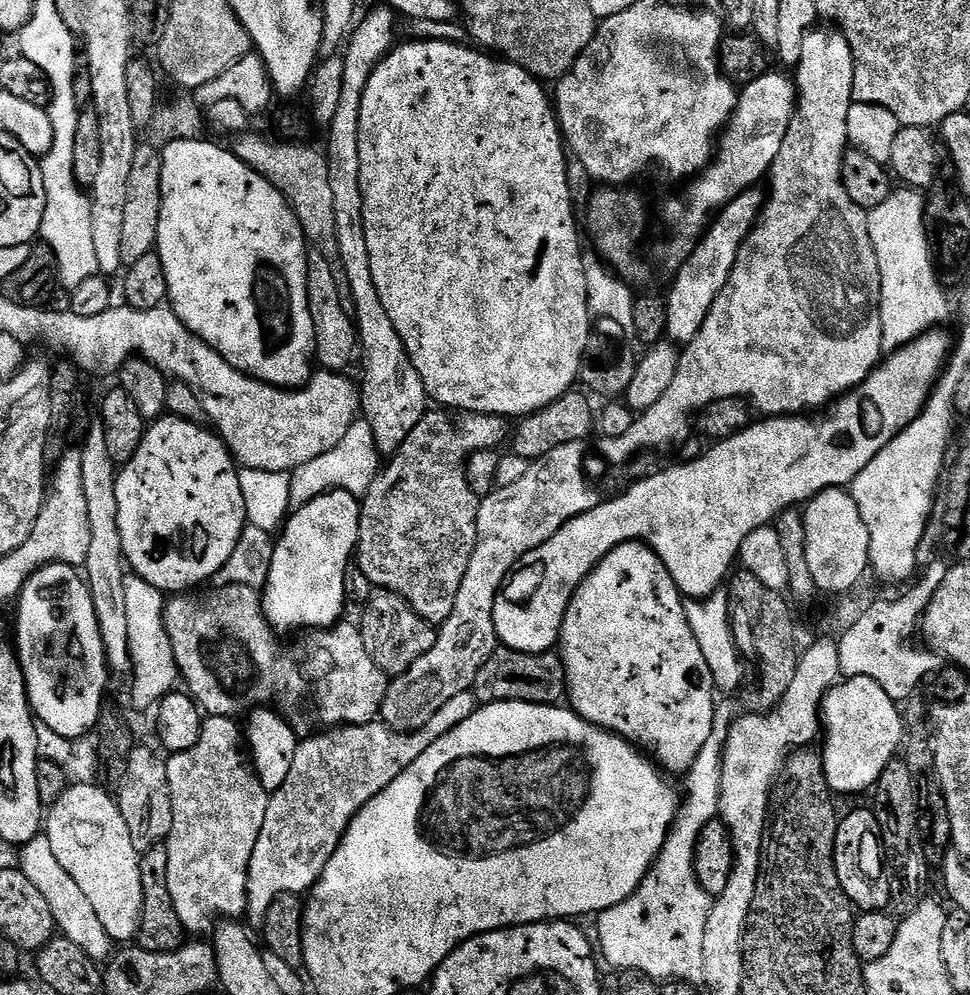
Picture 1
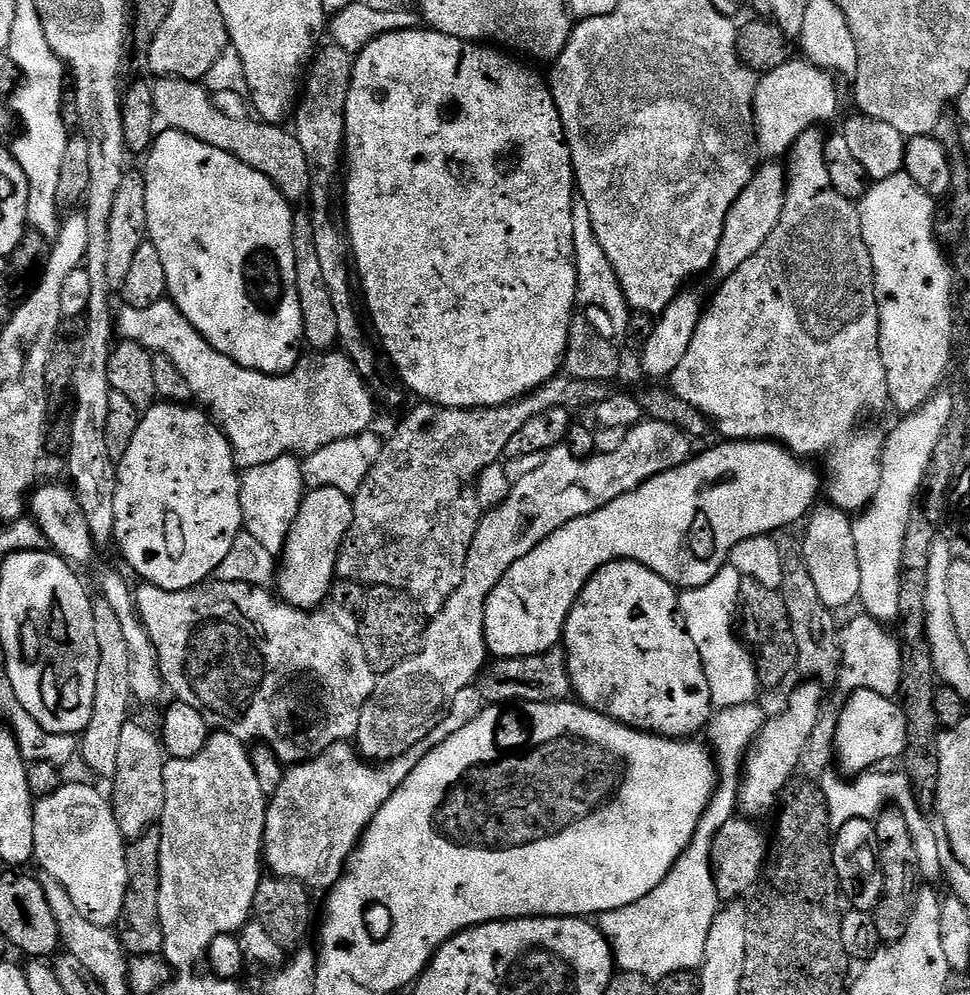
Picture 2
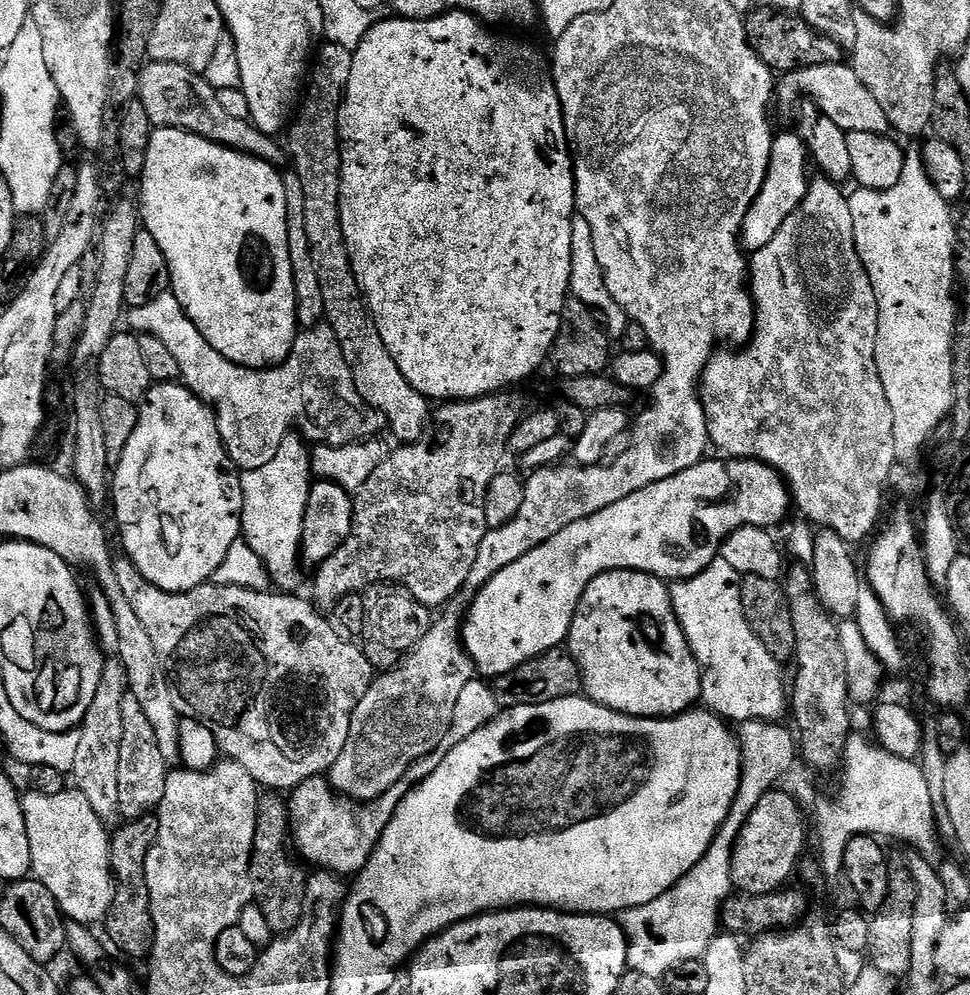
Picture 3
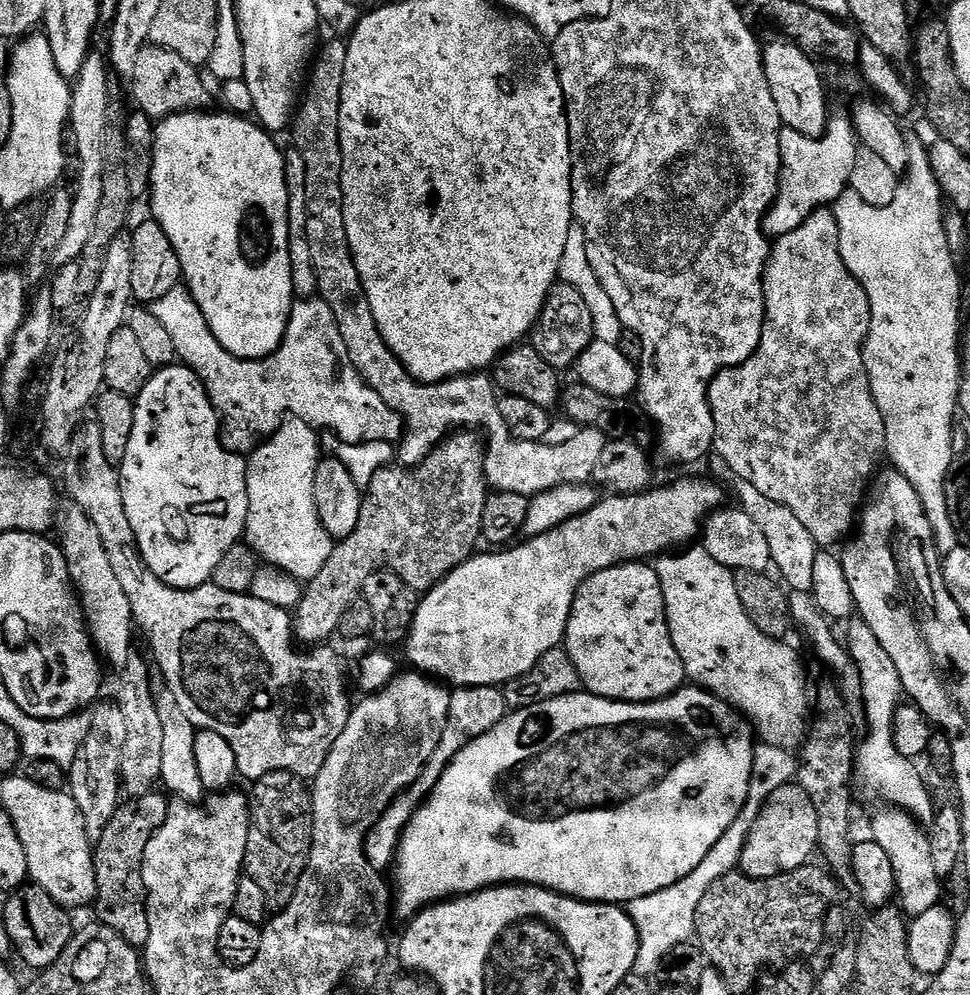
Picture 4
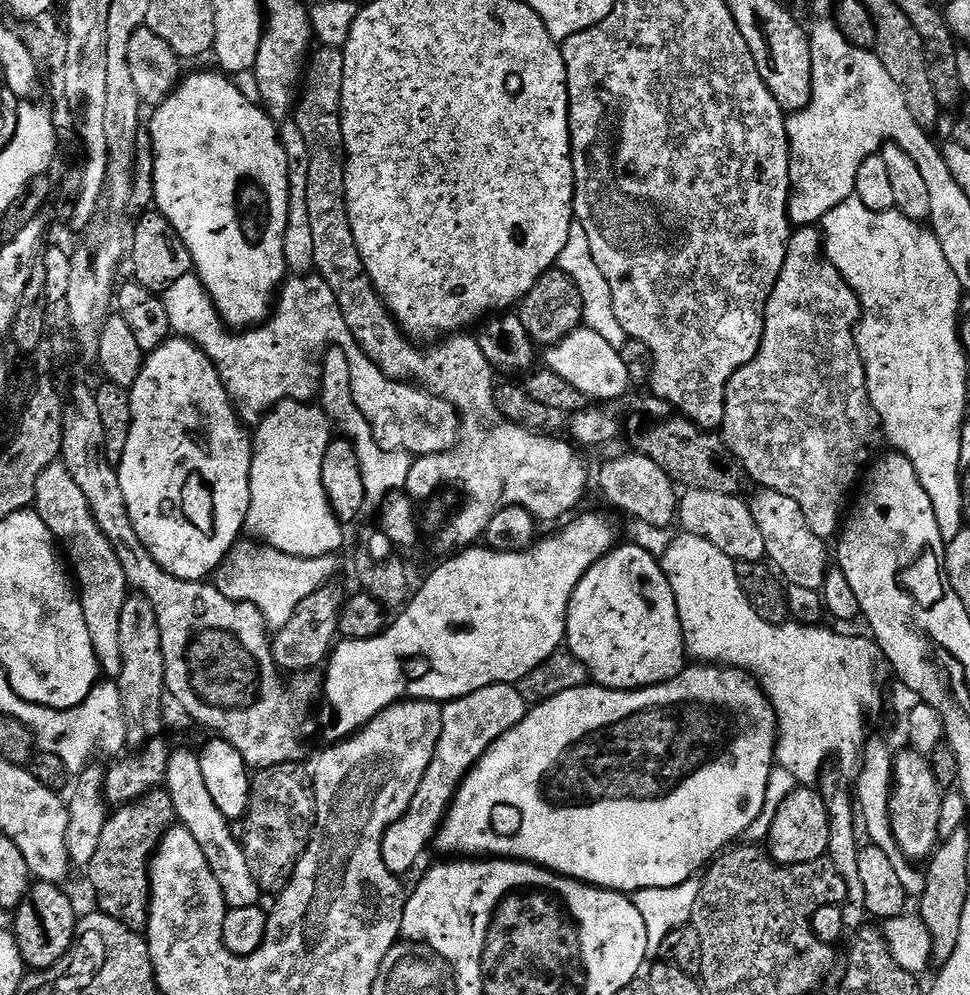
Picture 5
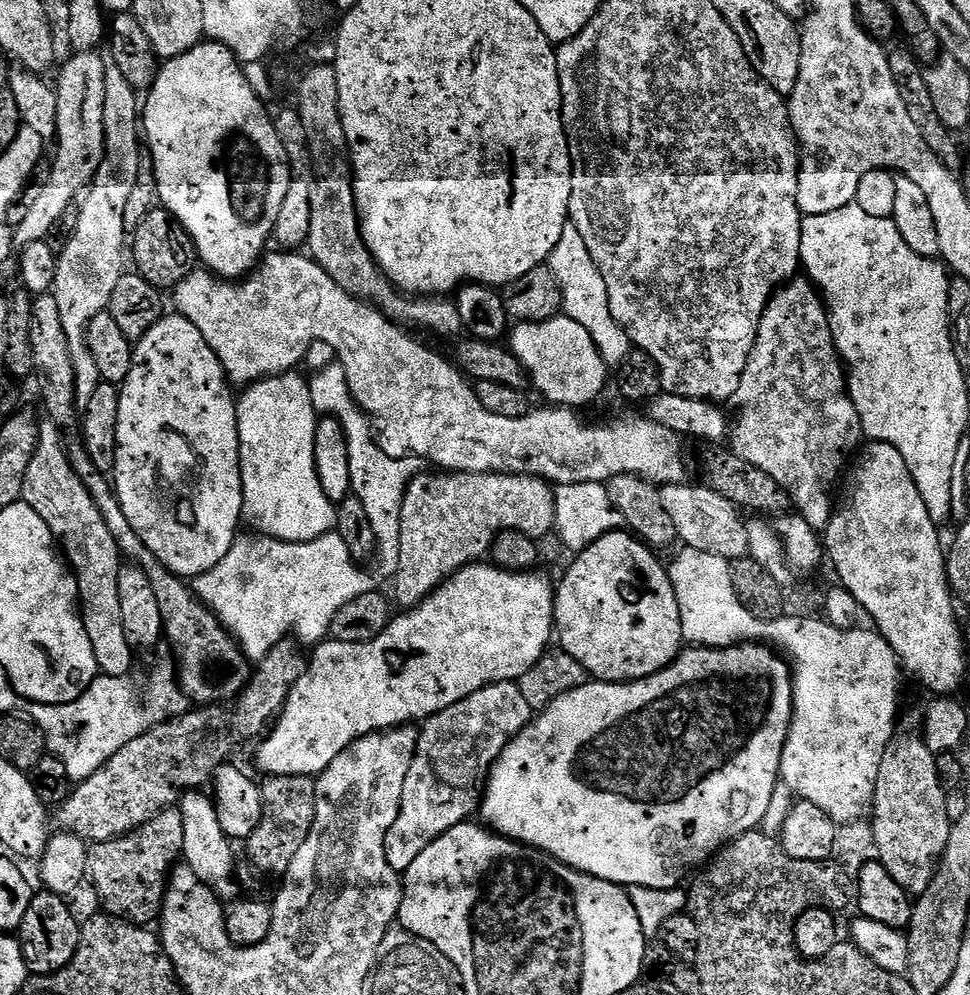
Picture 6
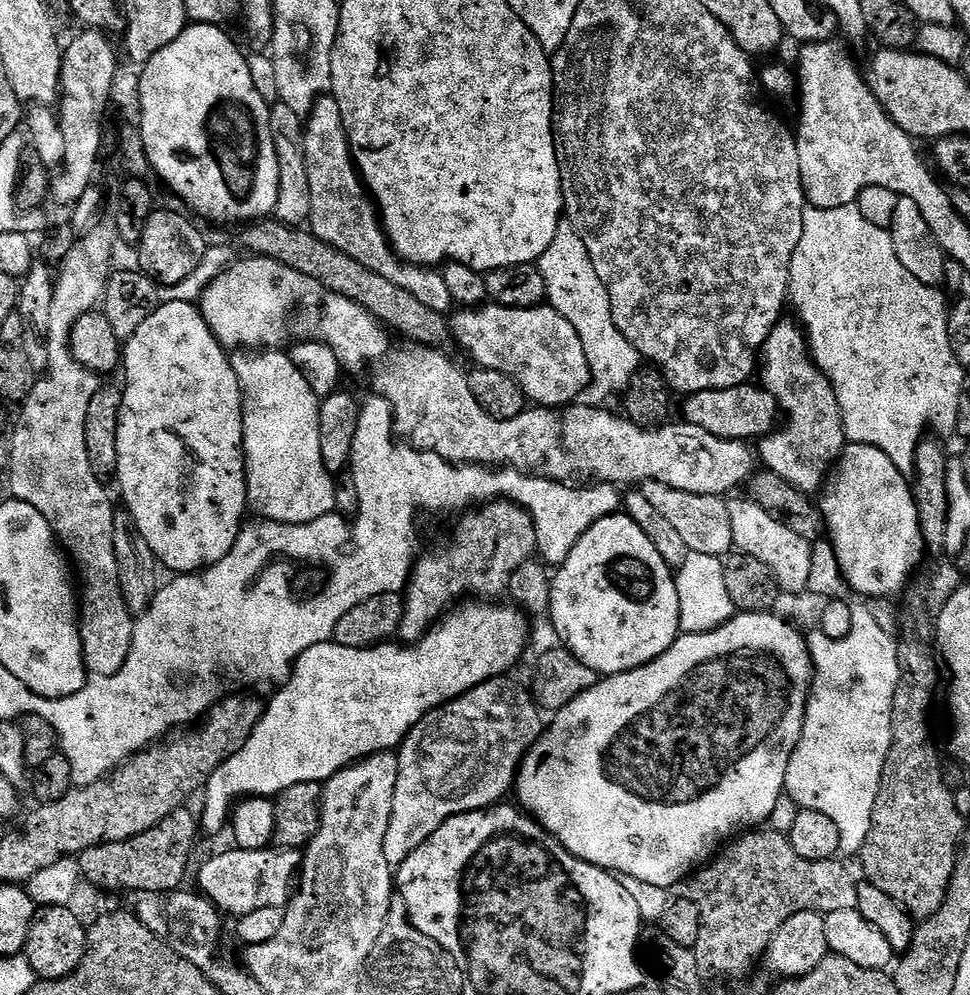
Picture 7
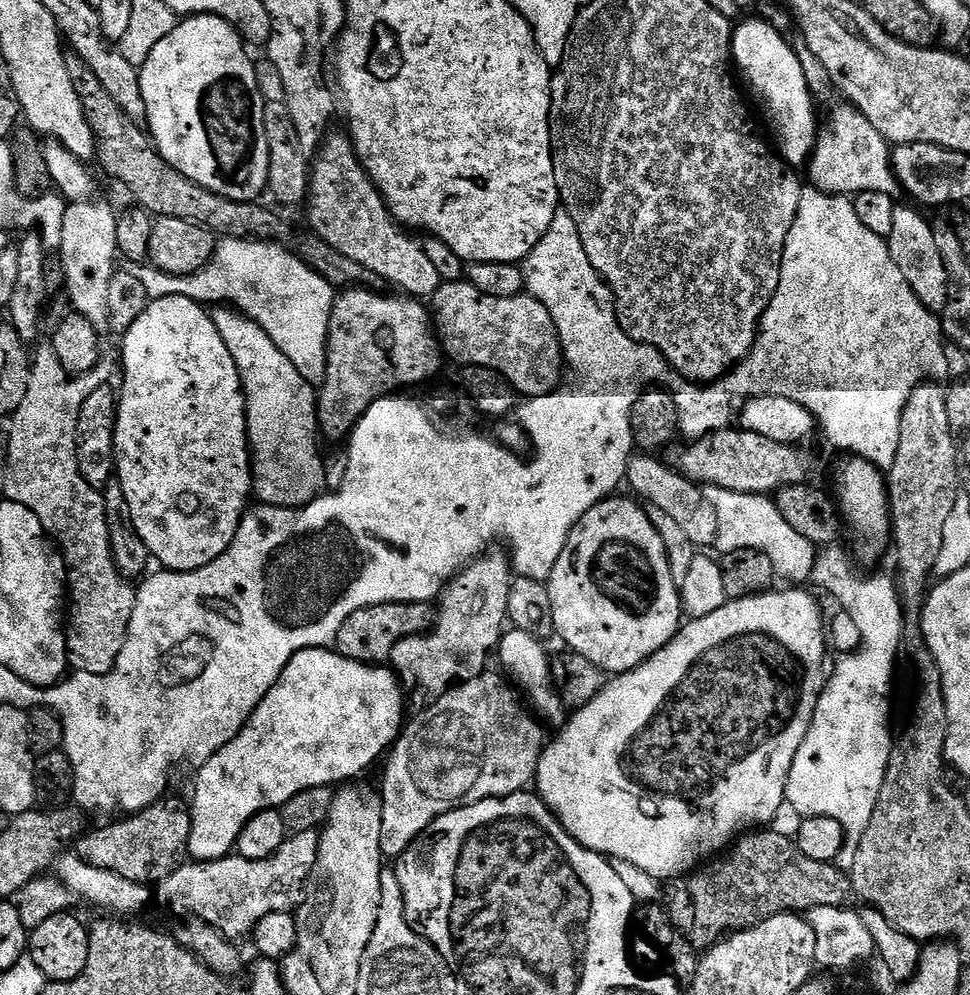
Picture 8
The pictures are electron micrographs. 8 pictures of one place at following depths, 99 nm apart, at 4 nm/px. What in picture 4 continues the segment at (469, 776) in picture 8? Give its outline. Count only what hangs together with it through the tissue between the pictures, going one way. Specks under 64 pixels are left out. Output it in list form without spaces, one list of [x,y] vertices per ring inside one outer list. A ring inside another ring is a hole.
[[[478,686],[477,688],[456,688],[450,698],[450,714],[446,718],[446,730],[442,730],[442,742],[438,742],[438,750],[430,758],[430,762],[424,764],[422,774],[413,782],[405,792],[393,800],[392,805],[378,818],[378,822],[370,830],[370,834],[364,843],[364,853],[370,862],[381,874],[387,873],[396,863],[396,852],[400,848],[400,840],[404,837],[404,831],[414,818],[414,814],[424,805],[429,794],[438,786],[442,774],[450,766],[453,758],[464,749],[474,738],[494,730],[498,722],[508,715],[510,709],[504,701],[504,693],[496,686]]]

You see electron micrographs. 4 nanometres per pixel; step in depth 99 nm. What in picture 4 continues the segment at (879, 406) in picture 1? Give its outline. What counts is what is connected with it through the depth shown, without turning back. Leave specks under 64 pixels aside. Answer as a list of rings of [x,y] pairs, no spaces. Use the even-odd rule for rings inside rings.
[[[705,479],[676,480],[665,488],[653,487],[636,495],[608,494],[605,500],[597,499],[586,514],[570,518],[570,522],[546,534],[525,539],[525,544],[473,554],[419,597],[403,645],[412,663],[409,665],[456,688],[503,686],[526,674],[542,654],[563,645],[576,592],[590,577],[625,562],[644,562],[683,549],[695,541],[692,540],[695,536],[697,539],[701,535],[704,521],[722,504],[721,485]]]

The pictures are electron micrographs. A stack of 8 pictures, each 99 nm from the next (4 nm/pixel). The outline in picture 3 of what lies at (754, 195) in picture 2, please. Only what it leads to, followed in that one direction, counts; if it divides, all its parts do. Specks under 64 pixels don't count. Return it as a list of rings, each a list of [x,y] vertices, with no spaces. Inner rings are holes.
[[[788,130],[781,136],[779,133],[772,142],[766,182],[762,182],[762,190],[746,214],[742,243],[749,253],[762,250],[762,246],[766,246],[766,242],[770,242],[774,234],[778,234],[778,226],[782,226],[782,222],[786,222],[786,218],[790,218],[790,214],[798,210],[798,206],[808,194],[810,183],[808,168],[810,169],[808,149],[805,148],[795,131]]]

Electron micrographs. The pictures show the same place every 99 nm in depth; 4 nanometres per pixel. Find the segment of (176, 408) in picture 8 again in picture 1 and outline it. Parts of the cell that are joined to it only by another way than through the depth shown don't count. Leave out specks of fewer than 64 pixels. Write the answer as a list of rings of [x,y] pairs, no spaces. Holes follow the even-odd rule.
[[[165,414],[159,420],[153,420],[147,425],[142,442],[128,464],[119,469],[116,478],[116,493],[118,494],[118,530],[122,534],[122,550],[127,567],[135,575],[140,576],[150,586],[160,589],[165,594],[184,594],[189,590],[199,589],[207,585],[230,562],[234,554],[234,546],[238,546],[238,538],[243,534],[248,515],[242,502],[242,486],[238,486],[238,465],[232,459],[227,444],[220,439],[215,431],[209,430],[203,424],[195,424],[171,414]]]

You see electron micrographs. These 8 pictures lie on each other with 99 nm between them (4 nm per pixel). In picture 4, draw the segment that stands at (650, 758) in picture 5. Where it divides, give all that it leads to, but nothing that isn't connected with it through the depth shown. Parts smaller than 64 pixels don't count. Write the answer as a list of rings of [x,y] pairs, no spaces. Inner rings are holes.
[[[695,686],[679,688],[661,700],[637,704],[625,700],[607,700],[581,690],[569,696],[547,700],[538,706],[509,711],[502,722],[494,726],[494,730],[474,738],[452,759],[438,786],[434,786],[404,831],[394,865],[396,912],[401,916],[401,921],[407,922],[430,904],[466,896],[469,892],[480,892],[483,888],[498,884],[537,884],[551,892],[575,896],[578,900],[621,906],[628,905],[634,898],[674,886],[674,882],[686,878],[686,874],[690,874],[690,870],[694,870],[694,866],[698,866],[702,858],[714,850],[714,842],[718,842],[718,838],[730,830],[730,822],[738,818],[738,810],[742,810],[750,790],[756,745],[751,723],[733,705]]]

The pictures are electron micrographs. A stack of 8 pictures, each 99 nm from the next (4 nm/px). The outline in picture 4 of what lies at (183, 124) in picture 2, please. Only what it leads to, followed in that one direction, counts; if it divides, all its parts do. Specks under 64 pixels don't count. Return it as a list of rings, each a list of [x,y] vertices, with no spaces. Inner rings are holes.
[[[146,46],[134,65],[134,74],[130,77],[135,107],[144,112],[154,122],[165,120],[167,116],[176,116],[180,112],[199,112],[207,109],[208,88],[199,76],[197,65],[178,58],[165,48]]]

